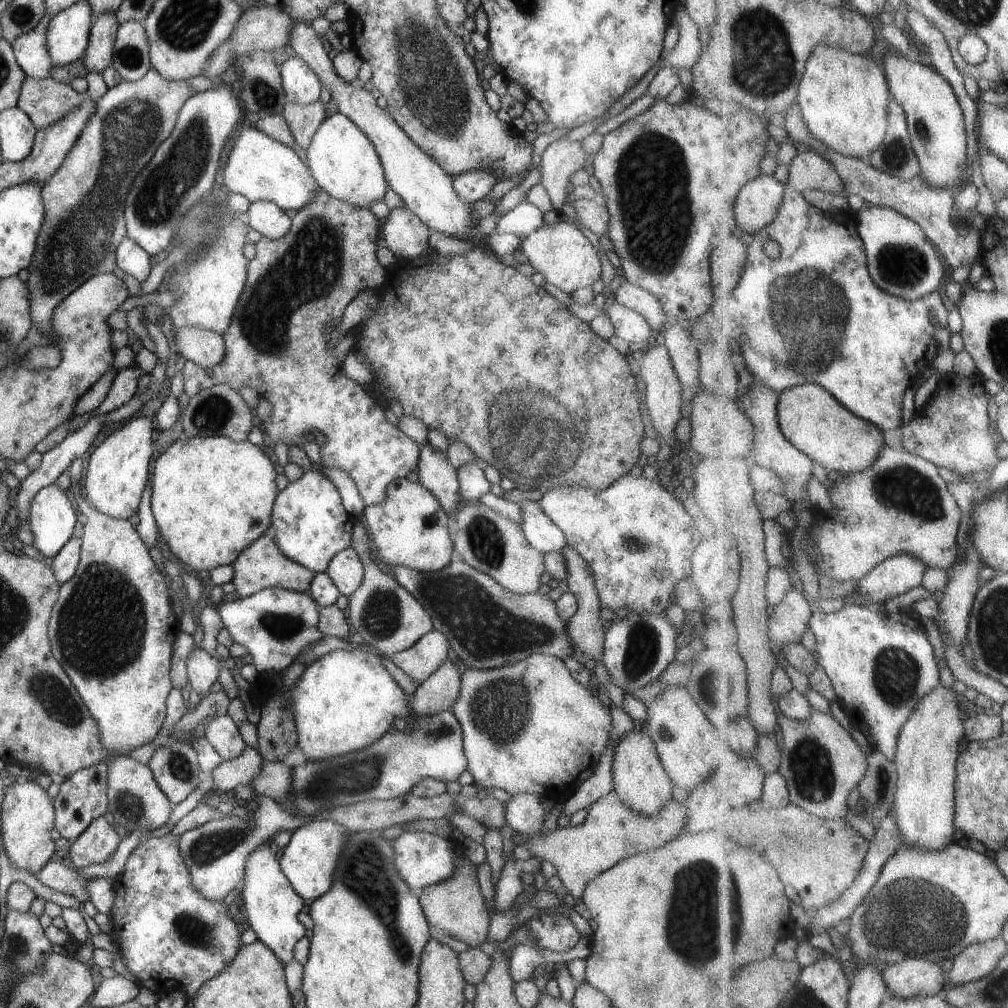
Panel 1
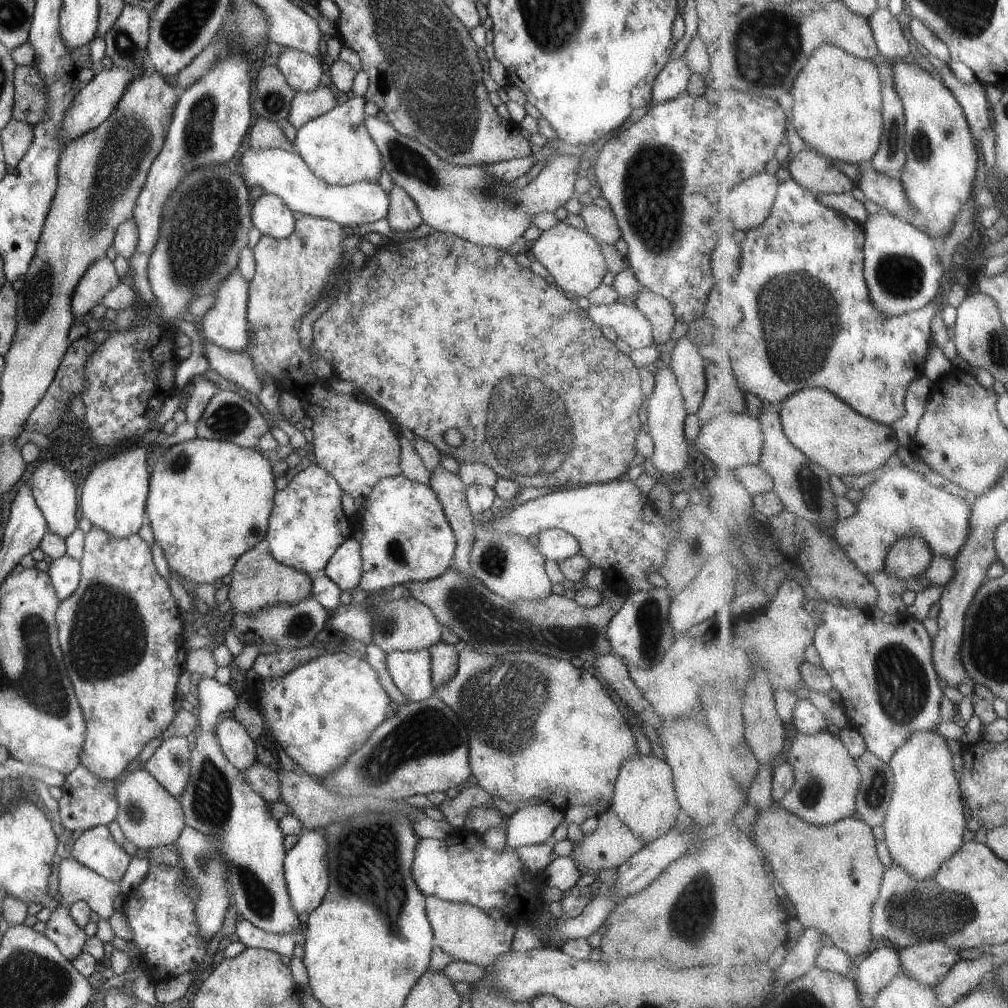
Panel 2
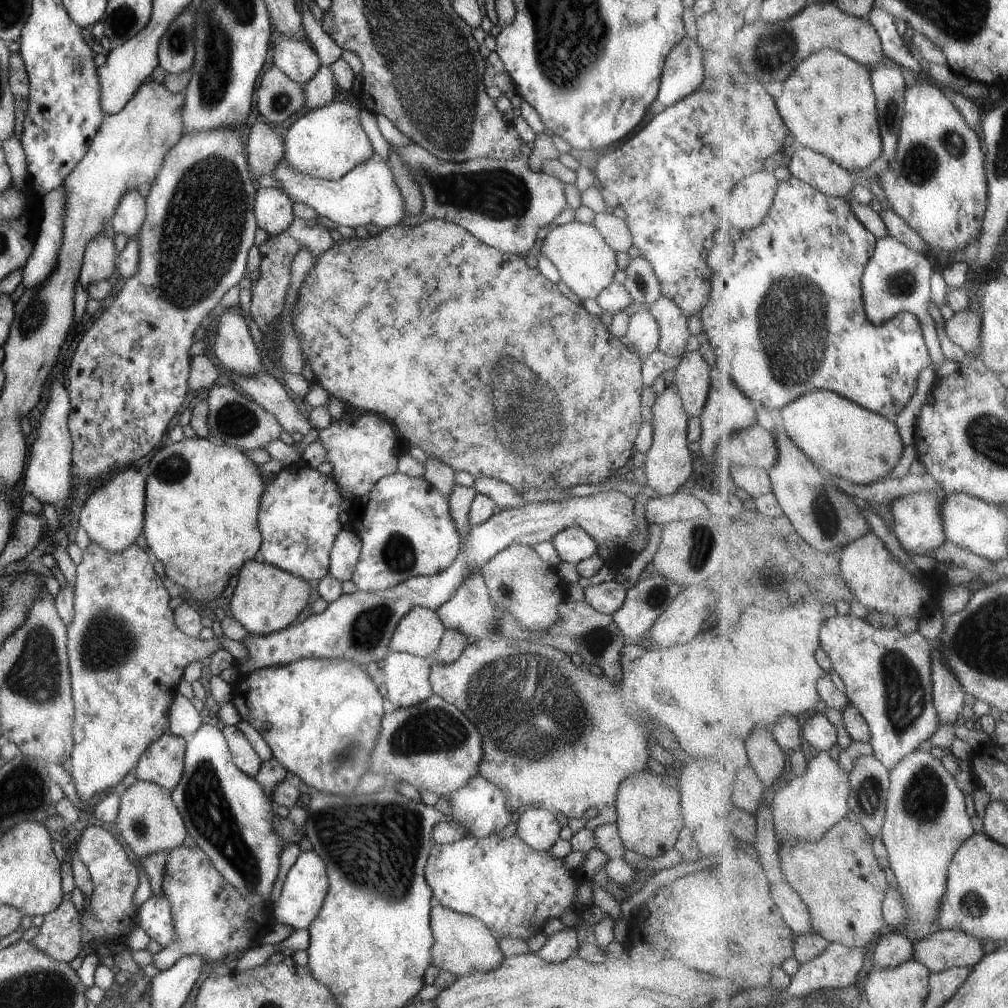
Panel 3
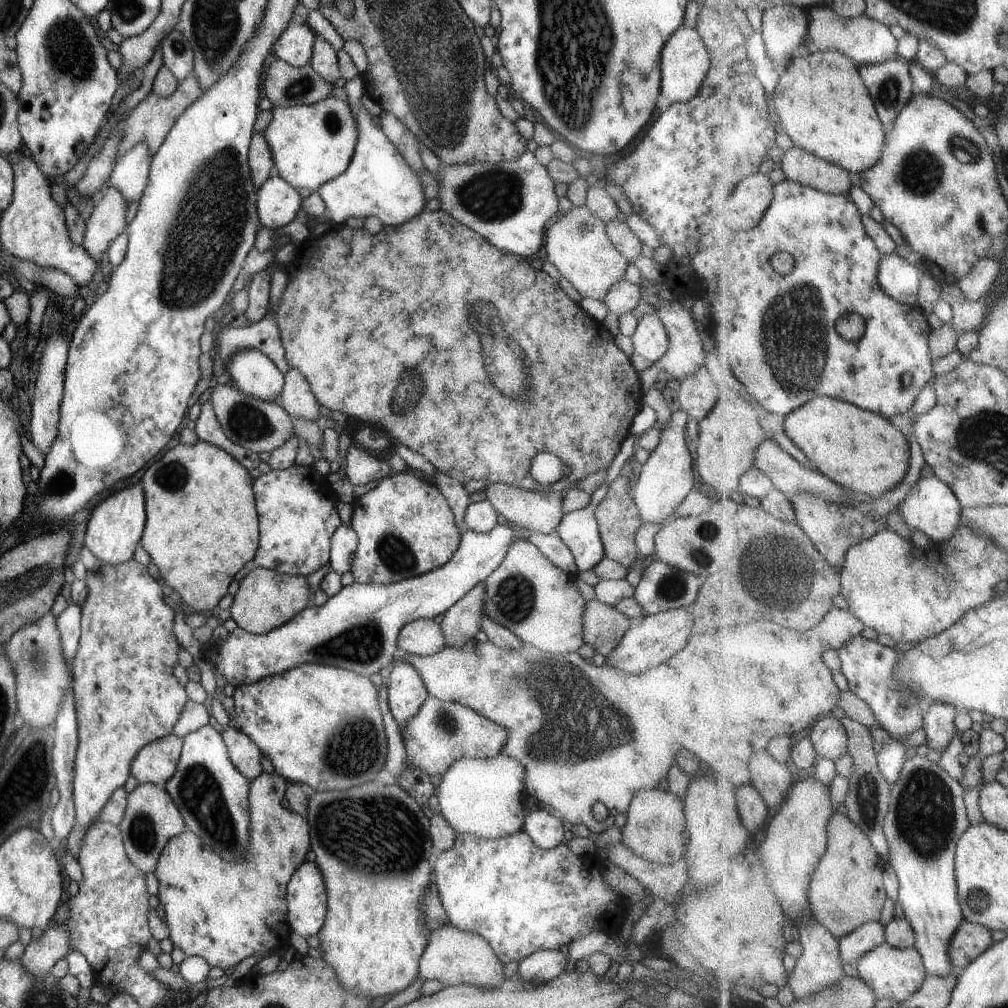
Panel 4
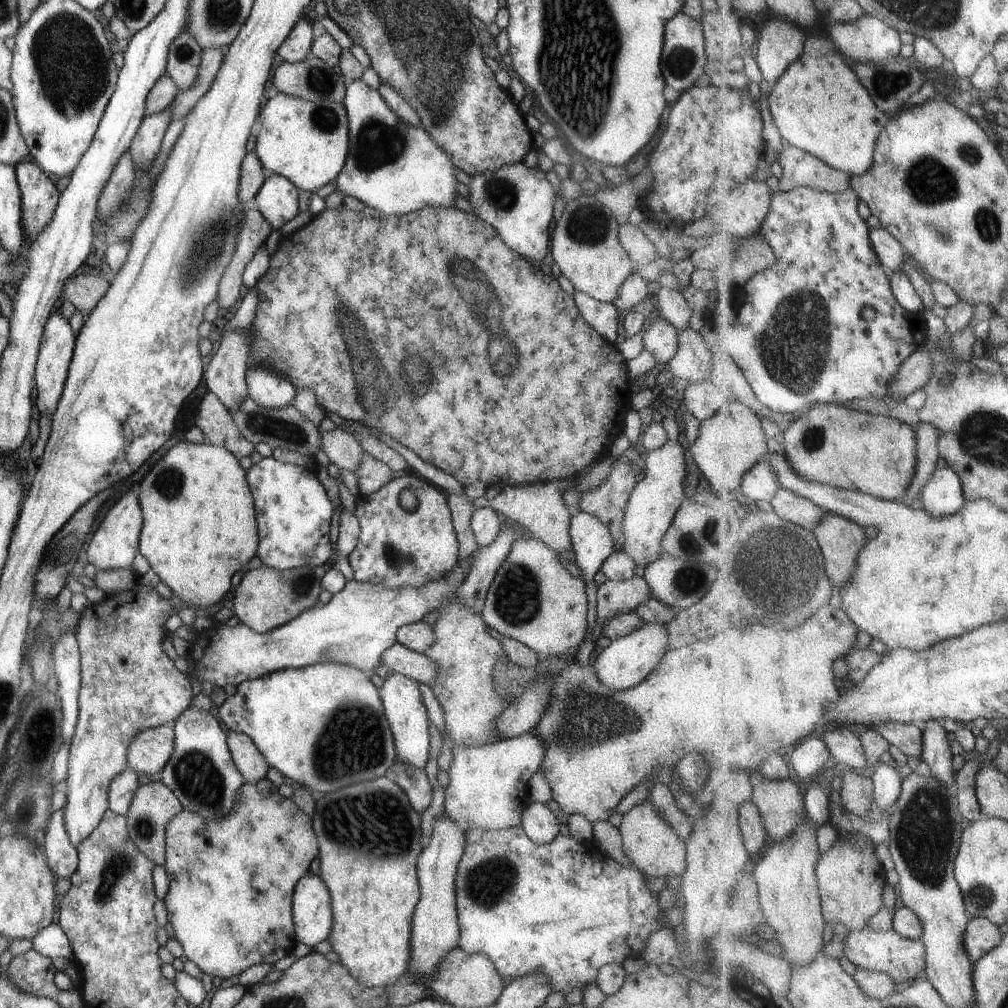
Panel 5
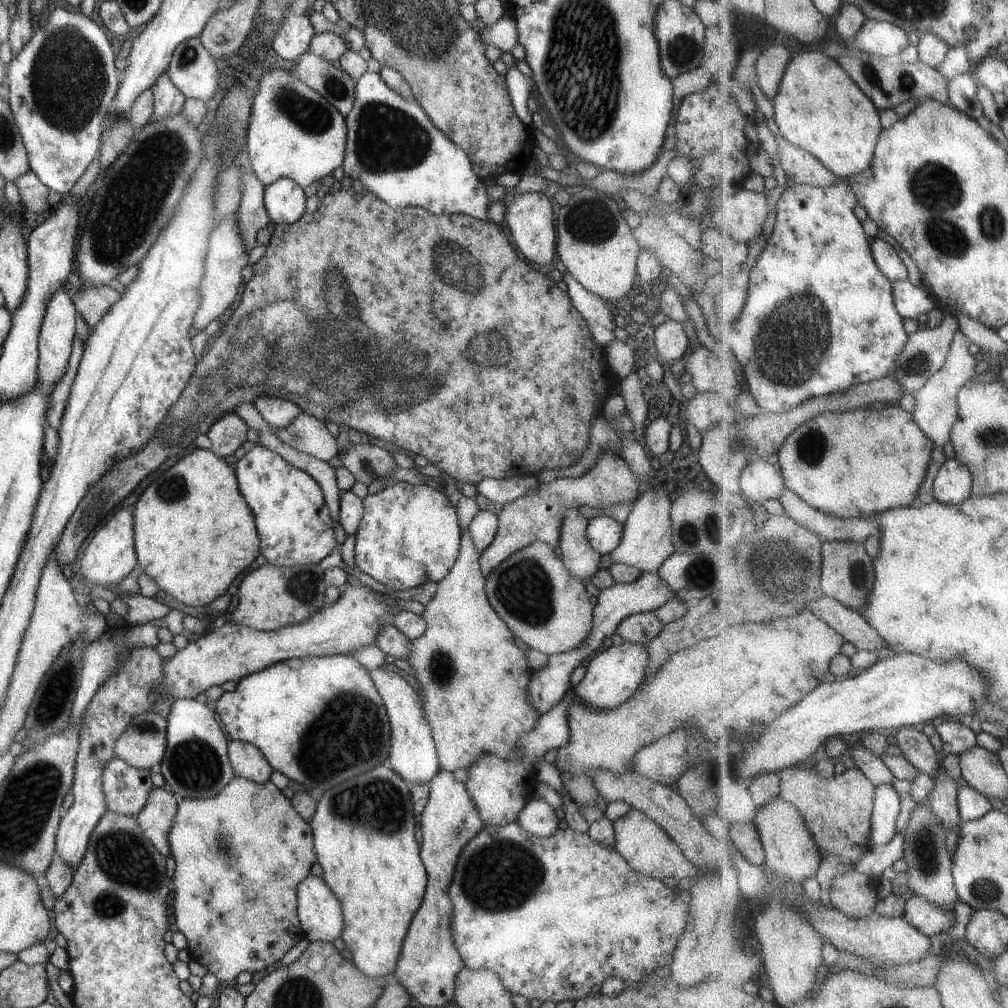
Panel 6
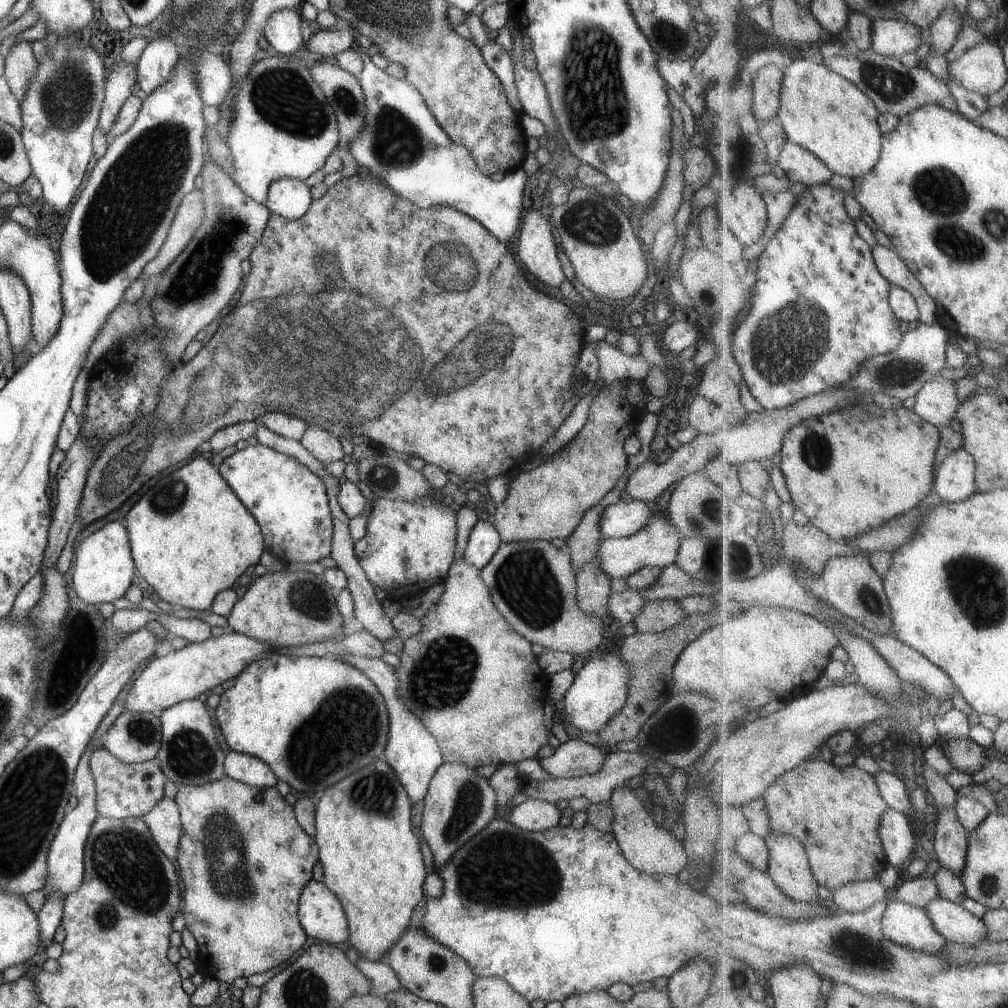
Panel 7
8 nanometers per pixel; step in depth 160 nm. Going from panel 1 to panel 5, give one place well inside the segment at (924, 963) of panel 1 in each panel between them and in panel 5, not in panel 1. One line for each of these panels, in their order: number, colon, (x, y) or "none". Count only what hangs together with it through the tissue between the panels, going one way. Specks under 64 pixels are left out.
2: (930, 962)
3: (946, 949)
4: (972, 939)
5: (983, 935)

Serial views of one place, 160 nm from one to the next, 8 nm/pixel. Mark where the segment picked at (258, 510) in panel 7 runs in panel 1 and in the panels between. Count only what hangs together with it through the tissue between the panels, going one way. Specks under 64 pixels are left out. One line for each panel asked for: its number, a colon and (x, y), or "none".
1: (311, 525)
2: (306, 524)
3: (297, 515)
4: (297, 515)
5: (292, 513)
6: (294, 527)

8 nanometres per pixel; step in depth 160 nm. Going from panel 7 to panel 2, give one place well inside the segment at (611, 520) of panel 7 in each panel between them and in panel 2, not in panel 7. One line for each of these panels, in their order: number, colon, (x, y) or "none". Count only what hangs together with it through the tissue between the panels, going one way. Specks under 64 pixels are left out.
2: (554, 544)
3: (572, 544)
4: (578, 530)
5: (591, 543)
6: (603, 533)

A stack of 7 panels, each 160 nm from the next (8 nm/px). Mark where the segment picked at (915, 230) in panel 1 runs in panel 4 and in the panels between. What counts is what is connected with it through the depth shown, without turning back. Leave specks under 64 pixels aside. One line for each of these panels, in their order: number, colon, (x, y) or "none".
2: (902, 266)
3: (897, 279)
4: (901, 279)

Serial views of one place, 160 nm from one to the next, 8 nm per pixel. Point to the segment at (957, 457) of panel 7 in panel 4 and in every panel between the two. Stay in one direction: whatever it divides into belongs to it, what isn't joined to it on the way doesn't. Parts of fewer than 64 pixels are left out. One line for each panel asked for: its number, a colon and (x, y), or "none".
4: (931, 506)
5: (943, 496)
6: (953, 485)

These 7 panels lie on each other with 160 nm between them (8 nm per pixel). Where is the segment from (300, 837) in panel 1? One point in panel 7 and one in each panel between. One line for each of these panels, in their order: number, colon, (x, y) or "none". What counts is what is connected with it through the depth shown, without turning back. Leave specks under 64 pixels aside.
2: (305, 869)
3: (305, 884)
4: (305, 893)
5: (310, 904)
6: (319, 913)
7: (320, 913)

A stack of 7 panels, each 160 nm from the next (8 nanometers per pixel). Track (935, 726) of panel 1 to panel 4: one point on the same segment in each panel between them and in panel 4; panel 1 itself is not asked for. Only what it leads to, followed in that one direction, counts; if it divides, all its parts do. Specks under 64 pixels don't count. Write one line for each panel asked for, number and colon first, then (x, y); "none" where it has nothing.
2: (925, 826)
3: (926, 823)
4: (927, 817)

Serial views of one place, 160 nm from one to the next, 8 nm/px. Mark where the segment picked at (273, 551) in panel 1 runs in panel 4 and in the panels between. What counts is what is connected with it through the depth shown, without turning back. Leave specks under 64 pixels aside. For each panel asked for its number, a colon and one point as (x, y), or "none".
2: (258, 580)
3: (265, 598)
4: (265, 599)

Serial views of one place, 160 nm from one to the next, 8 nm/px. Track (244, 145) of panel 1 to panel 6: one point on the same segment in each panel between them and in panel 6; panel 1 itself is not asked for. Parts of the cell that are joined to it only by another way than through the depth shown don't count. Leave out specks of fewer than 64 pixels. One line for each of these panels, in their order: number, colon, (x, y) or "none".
2: (278, 172)
3: (367, 194)
4: (377, 182)
5: (392, 167)
6: (391, 148)

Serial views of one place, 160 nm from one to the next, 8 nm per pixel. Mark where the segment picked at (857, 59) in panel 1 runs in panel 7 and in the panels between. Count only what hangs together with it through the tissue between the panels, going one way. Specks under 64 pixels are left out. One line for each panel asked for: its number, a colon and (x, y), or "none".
2: (838, 111)
3: (829, 105)
4: (826, 108)
5: (827, 112)
6: (819, 108)
7: (821, 110)

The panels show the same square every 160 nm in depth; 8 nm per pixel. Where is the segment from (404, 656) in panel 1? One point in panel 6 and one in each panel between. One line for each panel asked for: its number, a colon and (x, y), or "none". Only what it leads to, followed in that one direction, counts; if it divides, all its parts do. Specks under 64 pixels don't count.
2: (410, 670)
3: (405, 676)
4: (405, 692)
5: (402, 704)
6: (412, 755)

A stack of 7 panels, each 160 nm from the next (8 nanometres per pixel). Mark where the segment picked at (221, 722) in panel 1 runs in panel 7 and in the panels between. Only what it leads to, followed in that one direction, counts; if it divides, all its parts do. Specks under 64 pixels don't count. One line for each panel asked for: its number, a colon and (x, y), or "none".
2: (239, 749)
3: (245, 759)
4: (243, 754)
5: (249, 762)
6: (247, 761)
7: (249, 770)

